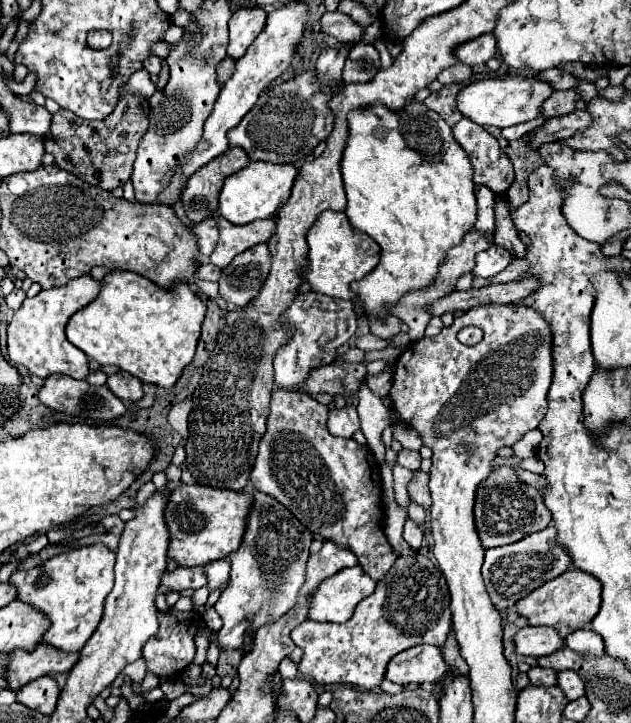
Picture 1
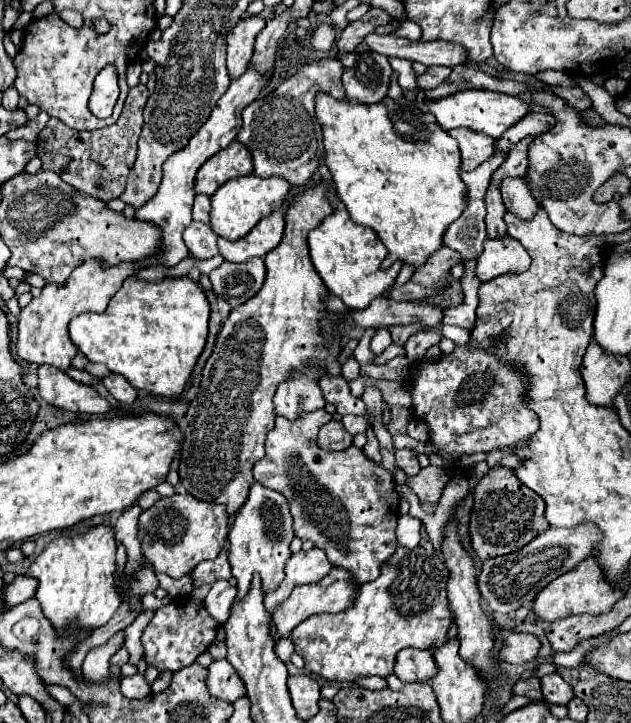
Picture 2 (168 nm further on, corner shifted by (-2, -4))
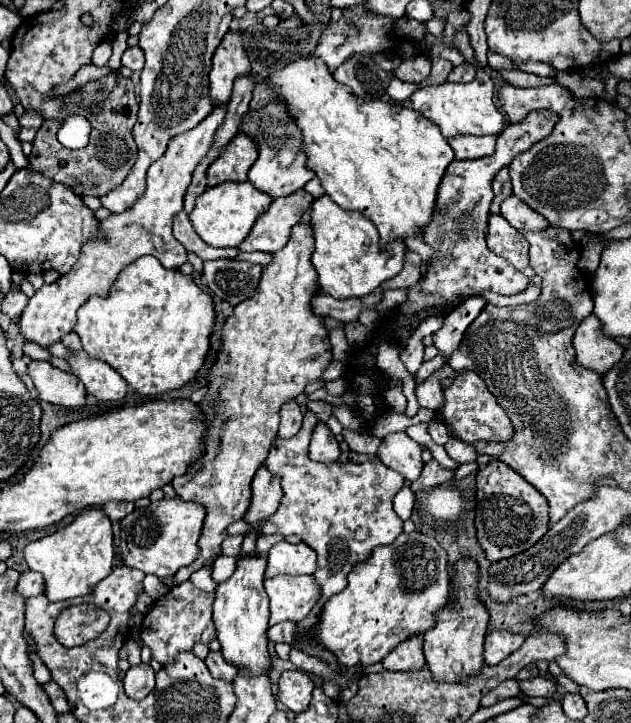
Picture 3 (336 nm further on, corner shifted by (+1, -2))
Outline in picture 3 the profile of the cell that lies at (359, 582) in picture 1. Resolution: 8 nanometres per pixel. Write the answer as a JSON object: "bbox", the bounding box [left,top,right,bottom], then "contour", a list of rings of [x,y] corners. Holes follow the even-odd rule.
{"bbox":[265,576,321,626],"contour":[[[275,576],[265,580],[271,600],[269,626],[291,620],[301,622],[321,598],[321,588],[313,576]]]}

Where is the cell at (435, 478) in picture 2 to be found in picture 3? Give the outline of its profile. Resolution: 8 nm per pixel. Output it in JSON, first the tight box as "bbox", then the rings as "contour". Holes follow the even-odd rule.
{"bbox":[411,460,453,492],"contour":[[[431,460],[429,464],[423,466],[423,472],[421,476],[411,482],[411,490],[413,492],[421,492],[421,490],[431,490],[431,488],[437,488],[445,482],[449,482],[453,478],[453,470],[447,470],[443,466],[439,466],[439,462]]]}

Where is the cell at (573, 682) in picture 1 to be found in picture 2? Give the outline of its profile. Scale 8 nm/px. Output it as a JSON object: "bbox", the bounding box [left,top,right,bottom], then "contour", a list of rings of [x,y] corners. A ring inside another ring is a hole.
{"bbox":[540,672,574,704],"contour":[[[556,672],[542,676],[540,684],[542,684],[542,696],[548,704],[566,704],[574,696],[572,686],[568,686],[568,682],[564,682],[562,676]]]}

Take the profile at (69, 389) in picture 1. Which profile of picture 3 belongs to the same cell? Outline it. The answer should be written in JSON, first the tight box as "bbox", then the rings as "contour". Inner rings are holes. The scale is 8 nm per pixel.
{"bbox":[29,360,87,408],"contour":[[[33,360],[29,364],[29,376],[39,390],[39,400],[43,402],[67,408],[83,408],[87,404],[87,392],[81,380],[69,376],[61,368],[51,366],[49,362]]]}

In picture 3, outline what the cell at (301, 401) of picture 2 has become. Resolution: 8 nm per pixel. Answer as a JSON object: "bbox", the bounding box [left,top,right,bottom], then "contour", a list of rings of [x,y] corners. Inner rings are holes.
{"bbox":[279,400,303,438],"contour":[[[287,400],[281,410],[279,410],[281,422],[279,422],[279,438],[291,438],[295,436],[295,432],[301,428],[301,420],[303,420],[303,412],[299,408],[299,404],[295,400]]]}

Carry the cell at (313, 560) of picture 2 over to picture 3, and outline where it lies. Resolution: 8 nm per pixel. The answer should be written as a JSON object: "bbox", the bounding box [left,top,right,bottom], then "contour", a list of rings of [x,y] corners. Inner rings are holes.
{"bbox":[265,542,317,578],"contour":[[[279,542],[269,550],[265,578],[281,576],[281,574],[291,576],[313,574],[317,570],[315,558],[317,554],[305,542],[301,544]]]}

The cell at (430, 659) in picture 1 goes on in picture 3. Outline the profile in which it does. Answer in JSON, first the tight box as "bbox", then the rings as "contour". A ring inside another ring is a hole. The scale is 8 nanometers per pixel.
{"bbox":[383,636,425,672],"contour":[[[413,636],[411,640],[401,642],[397,648],[393,648],[393,652],[389,652],[389,656],[385,656],[383,666],[387,670],[405,670],[405,672],[413,672],[417,668],[425,666],[425,656],[423,656],[423,636]]]}

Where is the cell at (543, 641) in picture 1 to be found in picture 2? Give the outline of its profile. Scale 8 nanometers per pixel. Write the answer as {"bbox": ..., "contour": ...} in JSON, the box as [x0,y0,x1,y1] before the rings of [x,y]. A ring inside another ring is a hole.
{"bbox":[498,634,540,664],"contour":[[[506,634],[504,644],[498,652],[498,660],[510,664],[528,664],[536,658],[540,650],[540,640],[534,634]]]}

